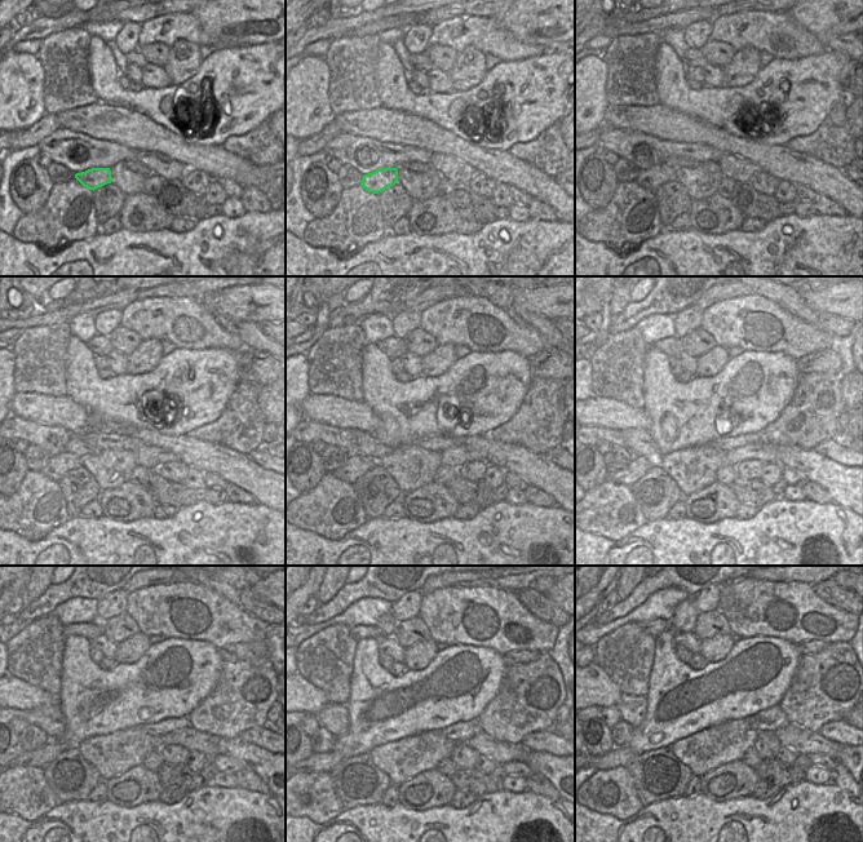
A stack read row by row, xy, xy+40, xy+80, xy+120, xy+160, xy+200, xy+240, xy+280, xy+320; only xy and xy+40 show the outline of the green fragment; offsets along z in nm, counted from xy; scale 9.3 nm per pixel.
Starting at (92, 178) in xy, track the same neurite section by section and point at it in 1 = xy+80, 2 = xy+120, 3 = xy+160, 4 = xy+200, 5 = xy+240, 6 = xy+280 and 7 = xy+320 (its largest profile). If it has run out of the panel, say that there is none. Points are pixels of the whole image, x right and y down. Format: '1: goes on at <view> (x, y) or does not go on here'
1: goes on at xy+80 (655, 176)
2: goes on at xy+120 (57, 468)
3: goes on at xy+160 (355, 465)
4: goes on at xy+200 (637, 468)
5: goes on at xy+240 (41, 757)
6: goes on at xy+280 (318, 762)
7: goes on at xy+320 (619, 756)

